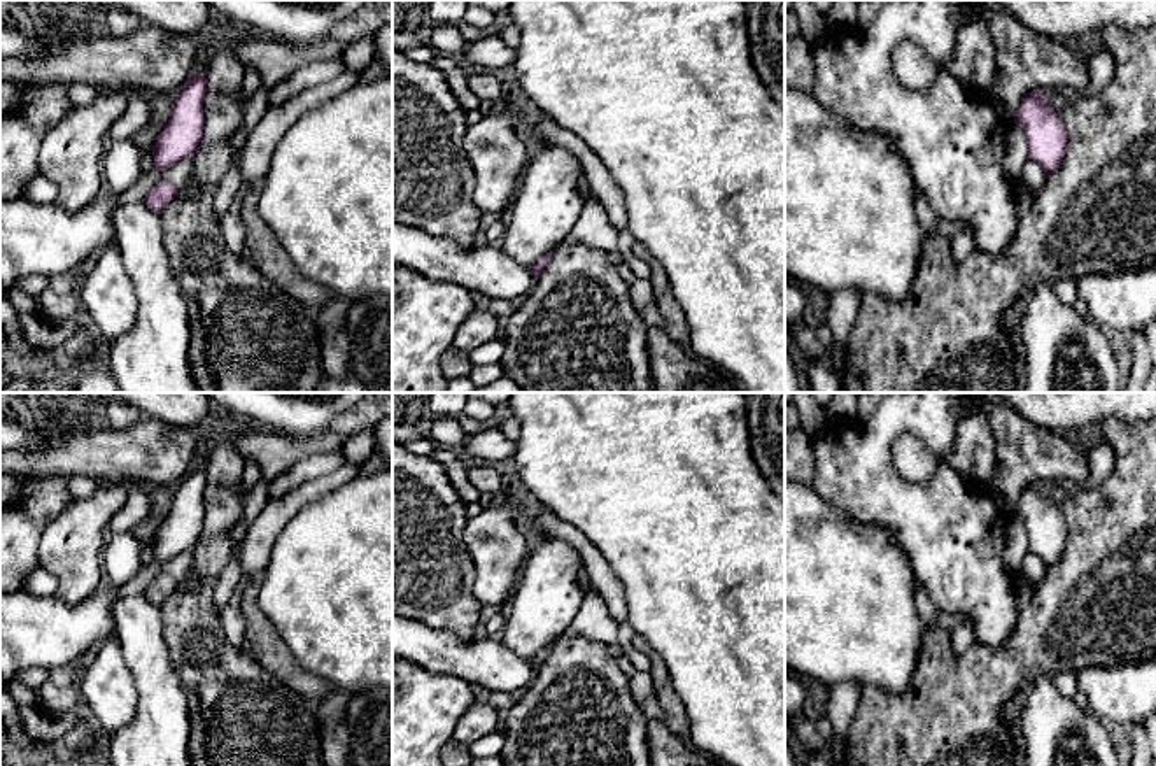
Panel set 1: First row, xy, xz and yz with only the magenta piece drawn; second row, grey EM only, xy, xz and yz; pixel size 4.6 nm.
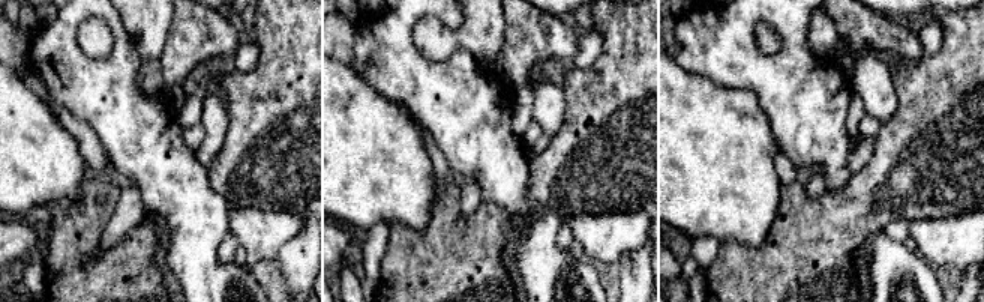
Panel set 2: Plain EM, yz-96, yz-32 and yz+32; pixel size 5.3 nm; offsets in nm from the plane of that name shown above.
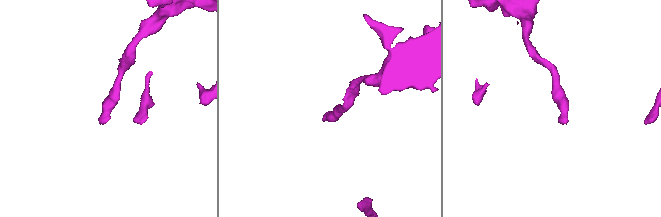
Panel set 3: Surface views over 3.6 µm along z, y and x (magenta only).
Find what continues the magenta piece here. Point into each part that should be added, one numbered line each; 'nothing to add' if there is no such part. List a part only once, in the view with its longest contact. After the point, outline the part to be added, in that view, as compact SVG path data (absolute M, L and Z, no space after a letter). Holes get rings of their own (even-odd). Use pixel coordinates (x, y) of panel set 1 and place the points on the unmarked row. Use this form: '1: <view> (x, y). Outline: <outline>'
nothing to add

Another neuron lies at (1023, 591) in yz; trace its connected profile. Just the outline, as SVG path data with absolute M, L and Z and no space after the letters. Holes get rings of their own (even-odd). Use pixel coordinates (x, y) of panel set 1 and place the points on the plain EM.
M1021 577L1016 578L1014 599L1021 610L1030 603L1033 592L1035 592L1035 589L1033 589L1032 582L1028 582Z

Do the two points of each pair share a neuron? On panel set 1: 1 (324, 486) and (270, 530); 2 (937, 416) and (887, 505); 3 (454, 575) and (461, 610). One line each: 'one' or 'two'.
1: one
2: one
3: one

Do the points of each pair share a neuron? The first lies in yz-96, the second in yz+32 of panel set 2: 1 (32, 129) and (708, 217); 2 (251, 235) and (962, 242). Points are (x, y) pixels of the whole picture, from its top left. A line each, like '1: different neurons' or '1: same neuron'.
1: same neuron
2: same neuron

